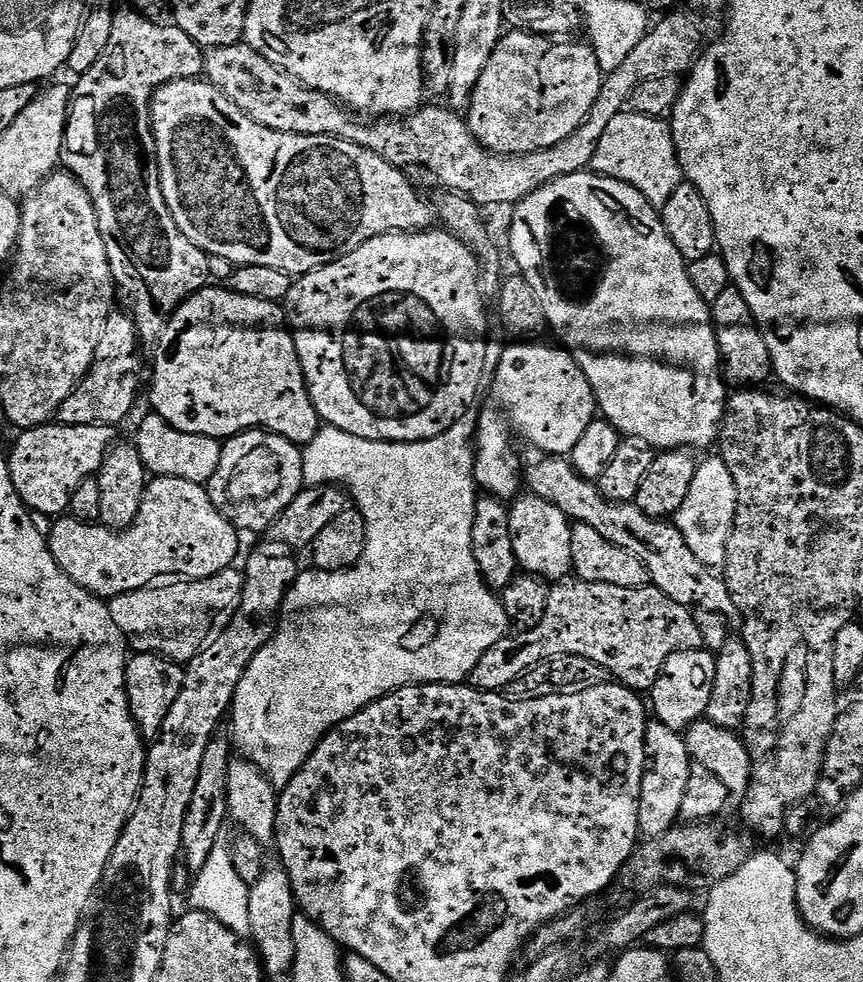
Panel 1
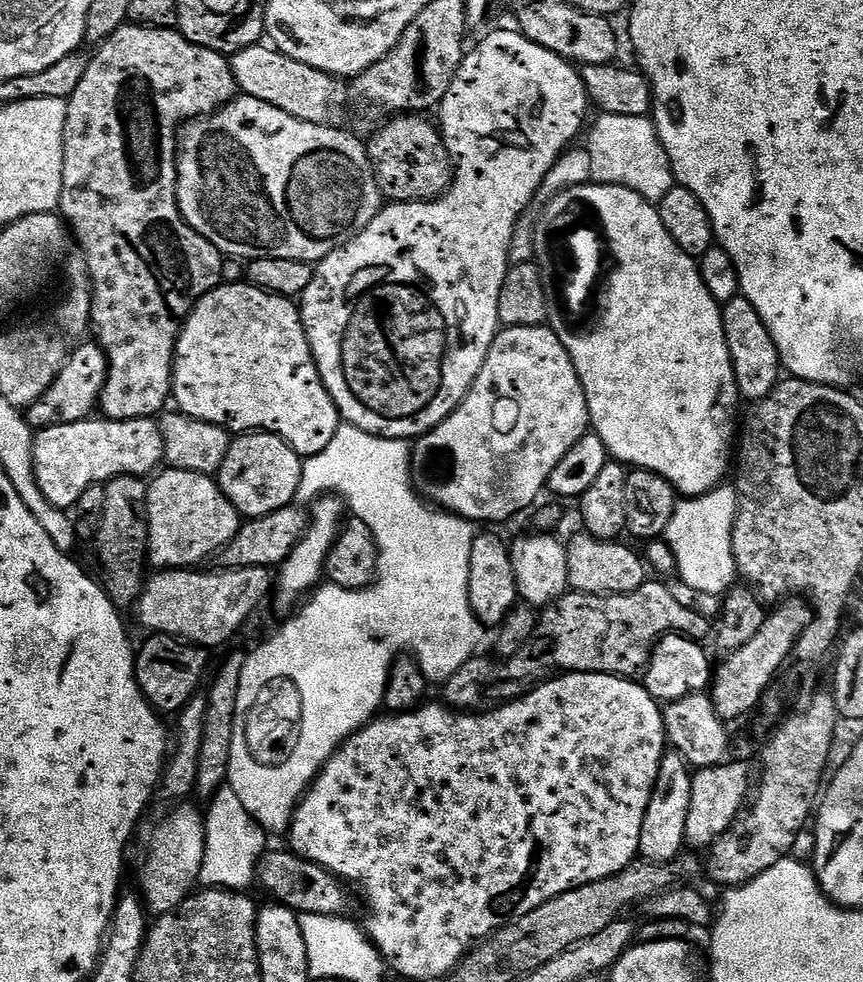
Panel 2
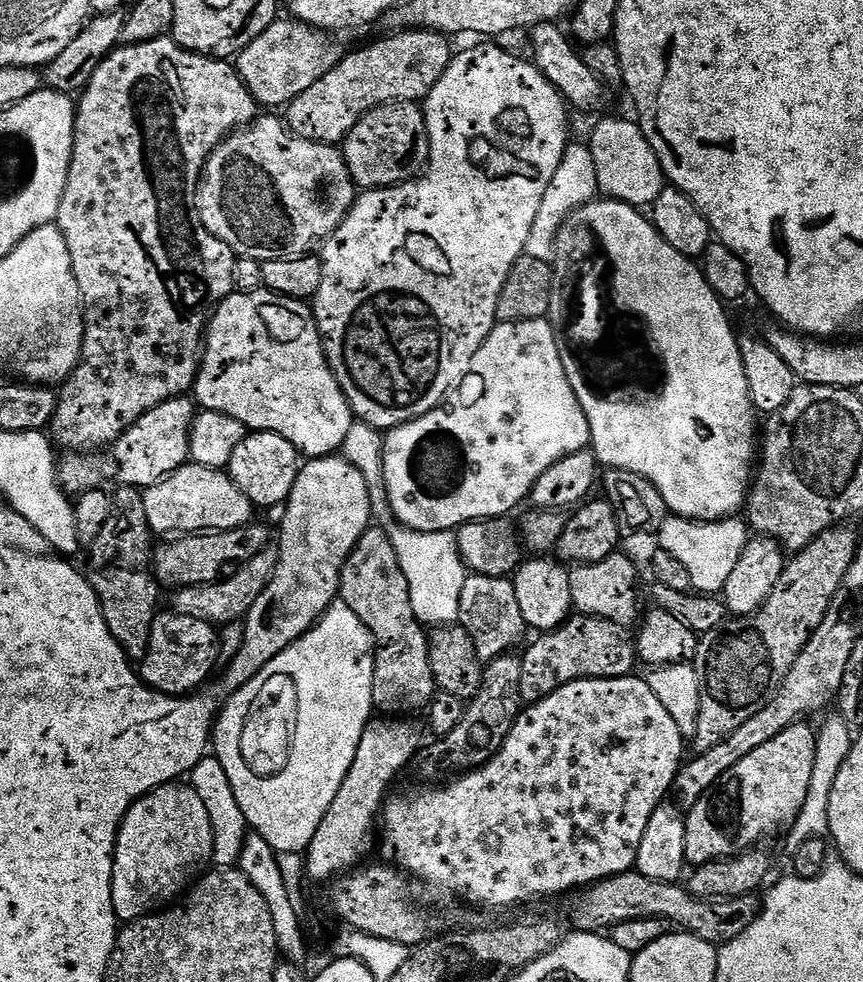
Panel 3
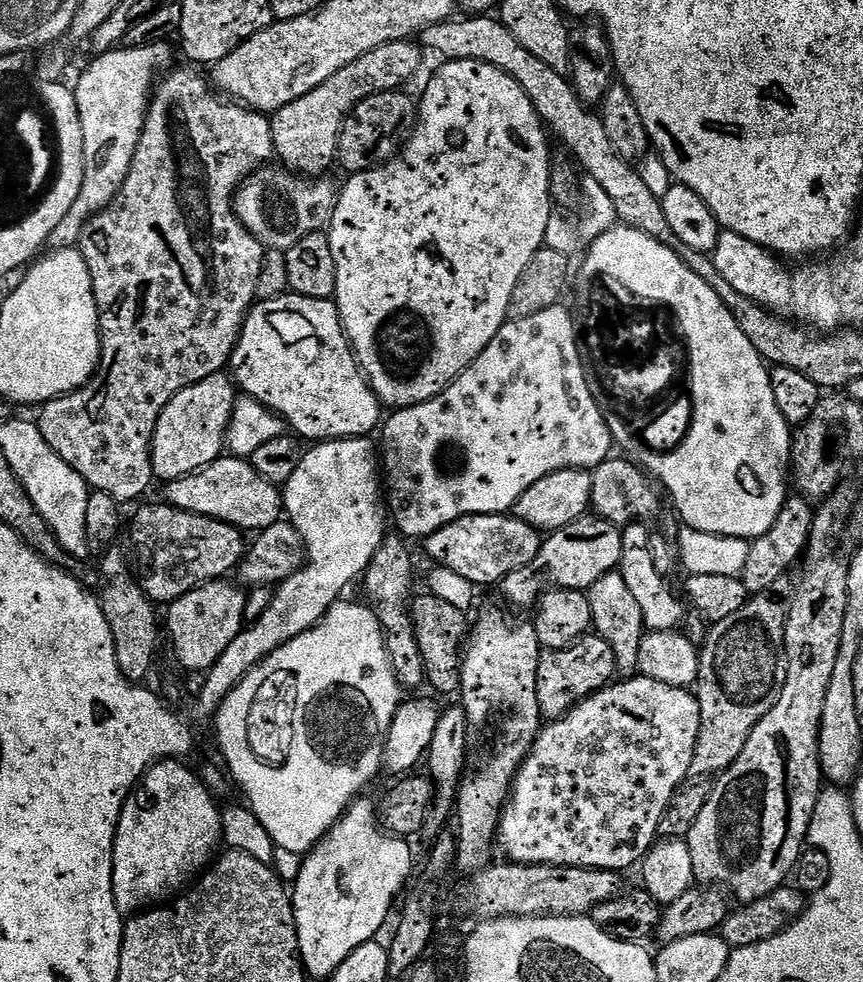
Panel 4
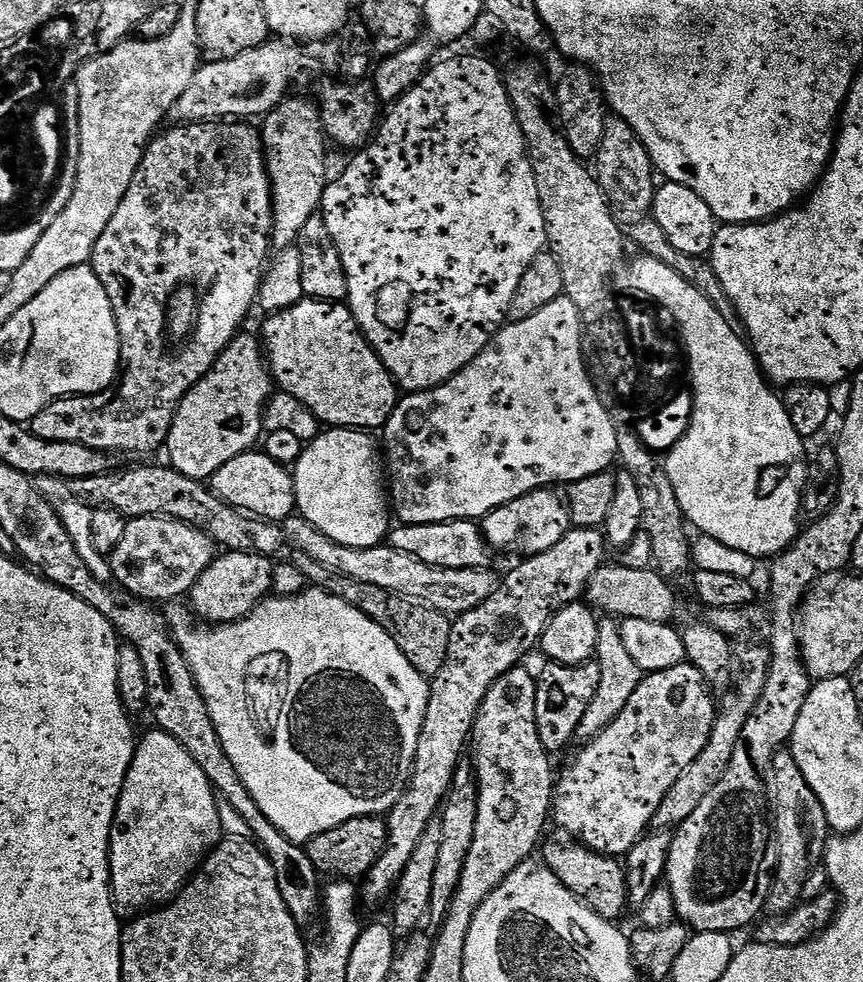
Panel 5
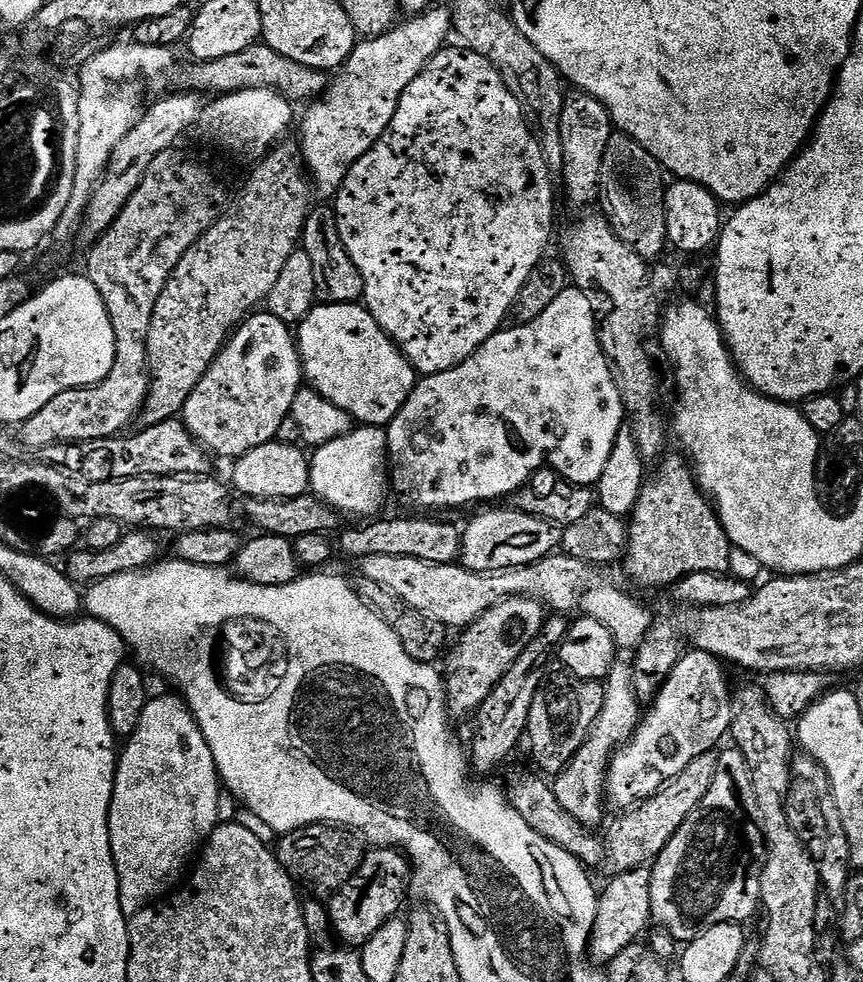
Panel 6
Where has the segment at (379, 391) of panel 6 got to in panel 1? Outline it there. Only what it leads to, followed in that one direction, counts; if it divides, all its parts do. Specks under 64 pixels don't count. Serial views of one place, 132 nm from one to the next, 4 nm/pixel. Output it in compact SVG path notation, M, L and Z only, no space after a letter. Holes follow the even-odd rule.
M205 286L193 296L188 297L180 309L170 317L164 326L164 332L155 345L156 361L152 364L152 408L155 415L164 419L167 424L174 426L174 430L182 430L186 434L202 434L213 436L218 441L225 441L230 436L237 436L240 432L249 430L267 430L277 432L282 438L286 438L291 444L305 445L311 442L320 433L322 421L314 402L308 393L308 387L304 381L304 371L300 365L300 359L296 353L296 337L286 327L286 316L279 312L277 305L271 300L259 300L258 298L246 298L242 294L233 292L227 287L212 288Z

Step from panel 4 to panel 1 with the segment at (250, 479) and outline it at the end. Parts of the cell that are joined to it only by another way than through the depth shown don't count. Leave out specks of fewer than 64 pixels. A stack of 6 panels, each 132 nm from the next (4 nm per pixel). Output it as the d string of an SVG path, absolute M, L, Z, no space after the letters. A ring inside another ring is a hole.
M157 476L149 479L142 498L142 506L129 528L105 528L99 522L85 522L60 518L53 523L46 537L50 554L64 574L87 592L101 598L121 596L139 588L149 587L161 578L201 580L210 578L237 563L241 533L210 502L205 485L186 482L186 478Z

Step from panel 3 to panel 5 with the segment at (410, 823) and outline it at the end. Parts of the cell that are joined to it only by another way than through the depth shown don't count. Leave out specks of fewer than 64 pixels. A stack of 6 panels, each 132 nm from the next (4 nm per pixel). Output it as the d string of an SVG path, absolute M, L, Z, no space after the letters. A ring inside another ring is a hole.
M689 662L674 665L674 667L661 672L647 673L641 679L638 690L634 690L634 694L630 694L630 702L626 702L626 710L622 710L622 714L618 714L618 718L614 718L614 722L610 722L610 726L606 726L606 730L602 730L602 734L598 734L598 738L583 745L579 749L580 753L577 754L576 761L561 776L559 773L554 784L554 824L556 820L557 826L565 828L572 835L569 837L573 841L583 842L593 852L600 852L604 856L613 858L627 857L628 851L640 841L641 836L649 831L650 825L655 821L658 806L662 802L662 798L666 798L666 790L670 790L670 786L674 786L674 782L678 782L678 774L682 774L682 770L686 770L686 766L690 766L690 762L694 762L694 758L698 758L698 754L702 754L702 750L708 744L710 730L714 726L718 711L717 705L712 705L712 702L714 702L714 696L709 691L703 674Z

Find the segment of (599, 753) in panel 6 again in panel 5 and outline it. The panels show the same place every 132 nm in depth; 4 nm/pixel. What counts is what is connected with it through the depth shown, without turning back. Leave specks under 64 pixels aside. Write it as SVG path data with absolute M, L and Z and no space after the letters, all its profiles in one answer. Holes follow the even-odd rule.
M615 619L600 620L594 663L600 667L600 674L596 677L598 690L594 693L594 698L591 700L585 716L582 717L582 722L578 722L574 740L580 746L598 738L598 734L602 734L602 730L606 730L606 726L610 726L610 722L614 722L614 718L618 718L618 714L622 714L622 710L626 710L626 702L630 702L630 694L634 694L634 690L638 690L642 679L642 671L638 663L634 662L633 656L626 650L625 643L622 642L620 624Z

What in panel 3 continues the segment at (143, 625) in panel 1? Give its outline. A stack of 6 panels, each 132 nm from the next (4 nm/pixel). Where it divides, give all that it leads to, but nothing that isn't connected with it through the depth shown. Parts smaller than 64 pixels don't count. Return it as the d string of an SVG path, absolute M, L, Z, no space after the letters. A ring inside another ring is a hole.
M269 546L262 549L253 560L241 563L235 569L237 572L233 576L225 575L210 584L179 589L175 593L175 611L182 613L183 616L207 620L208 623L217 626L234 623L235 620L243 620L252 609L252 604L258 598L258 594L262 594L262 590L266 590L266 586L272 581L272 576L276 573L276 563L279 560L279 551L275 547Z

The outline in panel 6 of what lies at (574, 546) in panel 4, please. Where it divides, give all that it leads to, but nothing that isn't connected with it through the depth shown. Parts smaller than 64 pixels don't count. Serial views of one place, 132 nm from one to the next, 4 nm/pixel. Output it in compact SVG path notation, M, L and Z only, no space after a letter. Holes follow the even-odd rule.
M511 596L495 604L482 618L459 633L460 641L447 653L446 699L453 717L475 713L480 703L494 690L494 686L514 666L514 662L530 646L530 642L544 628L545 605L528 596ZM373 847L358 866L358 870L338 889L331 893L327 901L328 919L333 933L341 936L339 939L348 946L363 946L371 936L386 926L386 922L397 919L401 915L400 907L404 904L404 891L410 888L410 861L399 848Z

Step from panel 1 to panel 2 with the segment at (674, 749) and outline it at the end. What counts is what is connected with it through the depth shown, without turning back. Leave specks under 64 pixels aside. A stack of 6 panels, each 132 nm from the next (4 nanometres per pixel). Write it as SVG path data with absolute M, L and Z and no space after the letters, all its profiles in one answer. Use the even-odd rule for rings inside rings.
M677 752L667 753L659 766L654 794L647 806L646 817L642 822L642 834L639 835L638 854L652 863L671 863L677 859L685 847L685 822L689 814L692 774L687 762Z

